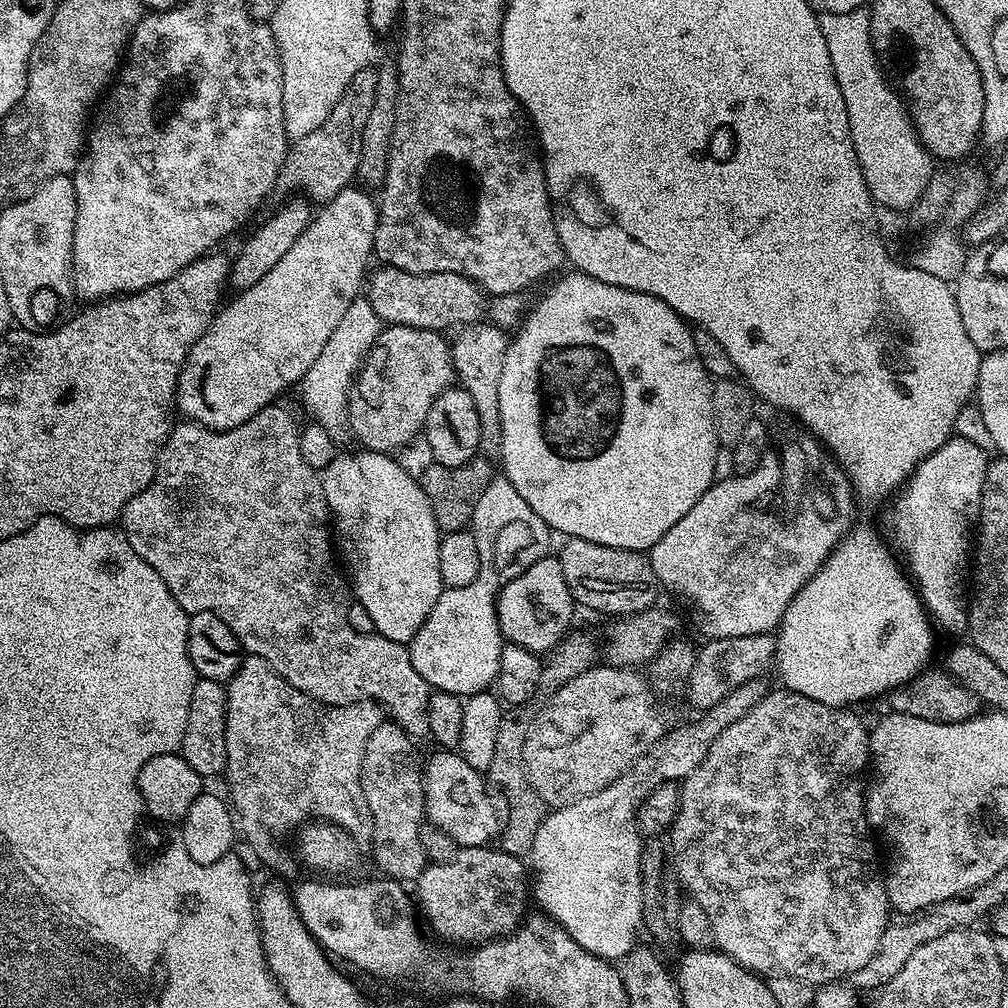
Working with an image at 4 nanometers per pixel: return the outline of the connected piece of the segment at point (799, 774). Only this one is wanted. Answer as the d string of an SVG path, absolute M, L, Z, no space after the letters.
M769 690L765 696L758 702L758 706L754 706L750 710L750 714L746 714L746 718L738 718L738 722L734 722L730 726L726 726L726 730L722 730L722 734L718 734L718 738L714 738L714 742L710 746L710 750L706 754L706 758L702 758L702 766L698 766L698 770L694 770L694 774L690 774L680 784L680 805L678 806L678 814L676 821L673 822L670 829L670 839L672 841L672 855L676 865L676 874L680 878L683 891L687 893L691 899L698 902L698 906L702 906L702 910L706 910L707 916L710 917L710 926L714 926L714 938L716 939L715 947L721 952L725 952L730 959L738 962L743 968L748 968L751 972L757 974L790 974L794 978L802 978L807 984L819 986L821 984L830 984L839 981L841 978L851 977L853 972L857 972L862 966L866 966L866 962L870 962L870 958L874 958L874 954L878 950L878 942L882 942L882 934L884 929L890 923L890 905L888 902L888 886L886 883L885 873L882 871L882 860L876 857L876 848L872 845L874 840L873 833L870 831L870 825L866 814L864 813L864 794L866 791L866 769L870 764L870 753L868 751L869 729L864 728L864 724L855 716L855 711L848 708L831 708L822 702L818 702L814 698L806 698L797 692L789 692L787 690Z

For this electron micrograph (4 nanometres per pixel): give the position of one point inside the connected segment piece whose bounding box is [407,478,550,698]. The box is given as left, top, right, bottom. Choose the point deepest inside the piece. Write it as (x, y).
(457, 649)

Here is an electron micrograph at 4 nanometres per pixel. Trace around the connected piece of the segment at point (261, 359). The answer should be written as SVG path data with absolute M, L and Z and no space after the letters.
M349 186L343 188L333 200L328 201L319 209L320 213L313 218L308 224L308 219L311 218L312 212L309 201L304 198L288 198L284 204L284 208L280 208L244 245L240 248L240 253L237 254L236 260L230 264L230 284L231 287L248 288L241 294L237 300L232 300L223 305L212 317L212 323L209 324L207 330L202 334L202 338L198 338L198 342L188 351L188 357L184 363L184 369L180 372L180 377L176 383L176 399L174 408L177 413L181 412L183 419L188 422L202 424L207 428L216 428L222 430L230 430L234 426L242 426L242 422L246 422L250 418L254 418L254 414L258 414L258 410L267 408L269 404L277 399L276 395L279 392L287 390L291 384L299 385L304 379L304 375L314 364L314 360L318 358L318 354L322 351L322 346L330 339L330 334L337 329L338 322L342 319L342 314L346 313L350 304L361 295L362 285L366 280L366 273L369 271L368 259L373 259L374 253L374 234L376 233L376 223L380 217L377 201L374 199L371 191L365 190L360 186Z

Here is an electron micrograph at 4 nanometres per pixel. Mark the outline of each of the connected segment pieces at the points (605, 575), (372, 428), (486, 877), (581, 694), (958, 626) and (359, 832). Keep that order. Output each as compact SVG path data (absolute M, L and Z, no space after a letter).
M568 538L563 543L558 559L566 586L577 605L585 604L596 612L613 612L611 615L619 618L645 612L657 603L656 595L661 595L662 589L652 569L651 559L644 552L602 546L582 538Z
M414 326L381 327L348 393L347 427L360 439L361 449L392 454L421 435L430 406L454 384L452 350L444 338Z
M499 846L461 848L450 862L429 863L414 888L419 915L428 919L434 935L468 944L464 946L479 946L520 927L526 916L524 903L530 900L530 872L521 857L506 854Z
M600 667L586 669L578 678L566 682L558 694L550 697L526 738L526 774L532 789L542 797L549 809L555 810L570 802L578 802L578 798L598 794L598 790L610 786L630 766L634 766L634 762L638 762L638 758L642 758L642 754L646 754L646 750L650 750L650 746L654 746L654 742L658 742L666 731L661 701L649 688L647 679L641 673L639 676L636 668Z
M953 435L925 458L904 481L888 512L891 547L902 557L935 627L961 633L968 627L970 553L974 548L982 486L990 463L990 456L984 453L987 451L975 440L964 436Z
M251 654L241 659L239 670L232 675L231 680L227 681L226 691L228 693L226 698L226 777L228 776L228 792L232 795L230 804L238 817L239 827L241 829L244 827L244 836L248 839L249 846L256 851L257 858L272 868L281 868L284 872L290 871L293 857L284 856L283 850L280 849L280 839L287 832L295 833L297 829L311 820L336 824L350 833L353 840L357 842L371 841L374 822L370 818L370 806L366 806L366 794L362 794L360 767L362 766L362 754L366 754L366 742L370 742L370 734L374 734L374 730L378 730L378 726L385 723L385 709L374 700L359 700L350 702L346 706L330 706L318 702L313 696L307 696L302 690L290 686L290 682L282 679L265 660Z

